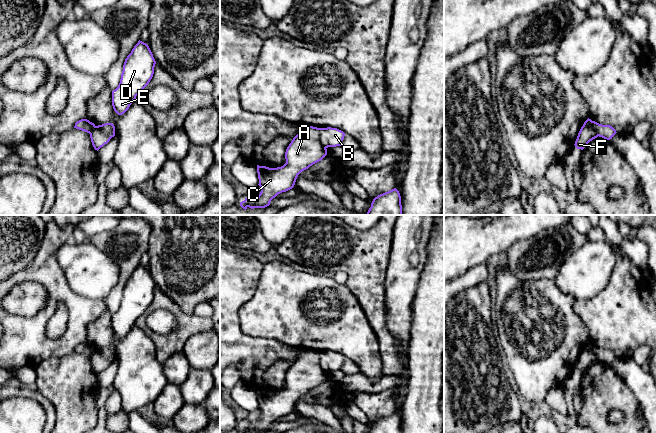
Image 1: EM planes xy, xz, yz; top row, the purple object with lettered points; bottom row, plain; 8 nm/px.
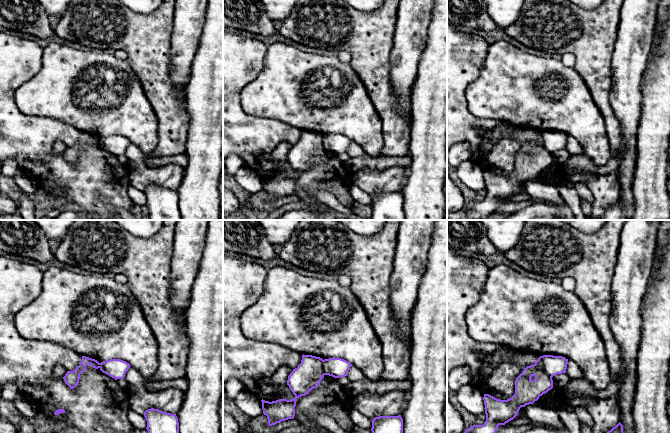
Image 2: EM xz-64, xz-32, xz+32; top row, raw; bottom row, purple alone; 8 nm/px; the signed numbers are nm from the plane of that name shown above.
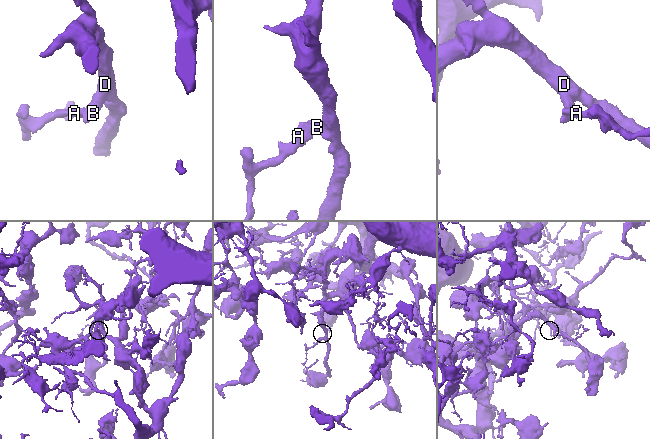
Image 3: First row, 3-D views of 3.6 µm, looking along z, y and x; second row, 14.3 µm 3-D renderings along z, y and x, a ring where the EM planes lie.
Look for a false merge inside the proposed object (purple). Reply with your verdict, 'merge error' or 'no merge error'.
merge error

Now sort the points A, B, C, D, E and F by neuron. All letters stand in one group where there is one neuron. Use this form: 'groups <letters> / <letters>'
groups A C / B D E F

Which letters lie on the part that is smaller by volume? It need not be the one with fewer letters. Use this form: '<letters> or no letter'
A, C

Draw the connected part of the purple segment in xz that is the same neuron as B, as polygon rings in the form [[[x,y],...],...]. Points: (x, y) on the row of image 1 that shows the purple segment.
[[[318,128],[320,143],[325,147],[341,146],[345,133],[337,128]]]

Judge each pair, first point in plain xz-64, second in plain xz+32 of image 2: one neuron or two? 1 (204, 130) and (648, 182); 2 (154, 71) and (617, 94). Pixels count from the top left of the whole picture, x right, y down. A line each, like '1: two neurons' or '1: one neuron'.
1: one neuron
2: two neurons

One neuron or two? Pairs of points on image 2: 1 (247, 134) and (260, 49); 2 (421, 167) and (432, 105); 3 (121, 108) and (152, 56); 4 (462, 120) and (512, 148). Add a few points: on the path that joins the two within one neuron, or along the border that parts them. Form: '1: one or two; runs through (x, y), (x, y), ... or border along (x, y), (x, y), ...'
1: one; runs through (233, 113), (233, 76), (239, 70)
2: one; runs through (432, 152), (432, 120)
3: two; border along (126, 60), (149, 100)
4: two; border along (514, 127), (511, 136), (502, 136), (482, 157)

